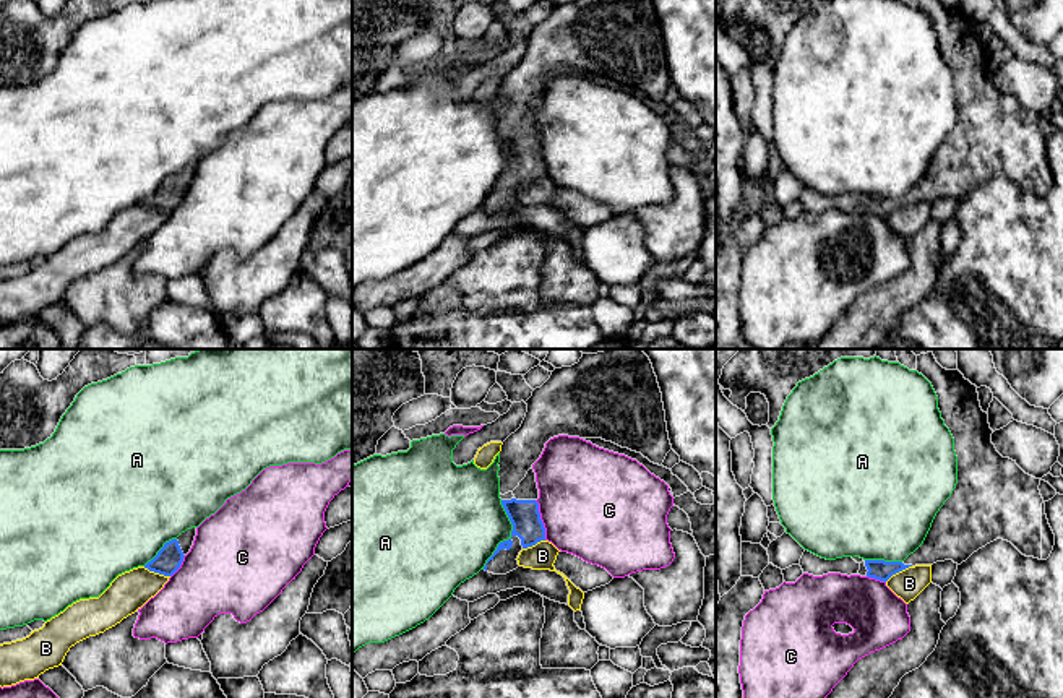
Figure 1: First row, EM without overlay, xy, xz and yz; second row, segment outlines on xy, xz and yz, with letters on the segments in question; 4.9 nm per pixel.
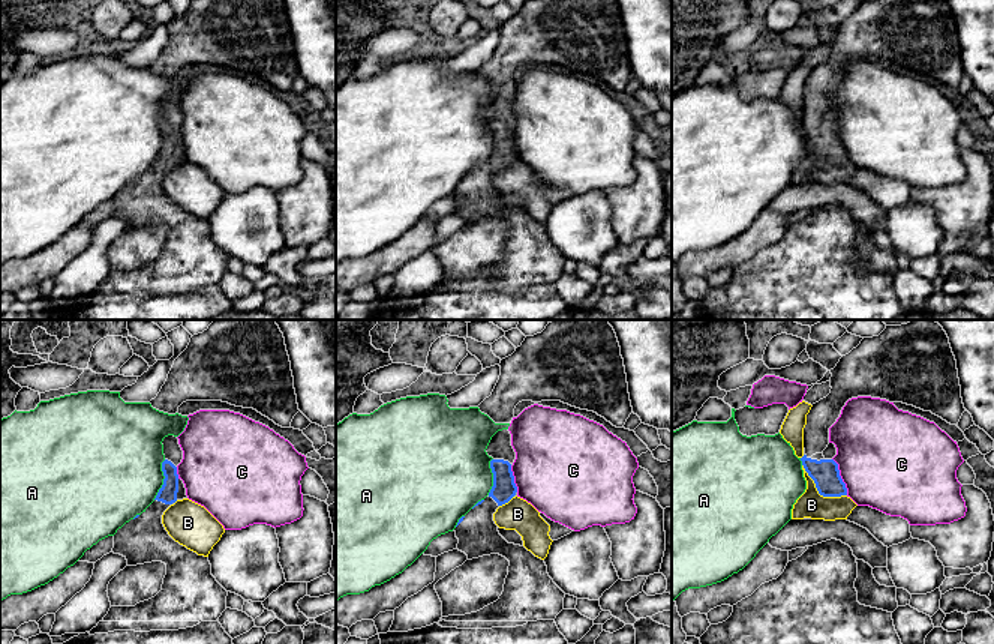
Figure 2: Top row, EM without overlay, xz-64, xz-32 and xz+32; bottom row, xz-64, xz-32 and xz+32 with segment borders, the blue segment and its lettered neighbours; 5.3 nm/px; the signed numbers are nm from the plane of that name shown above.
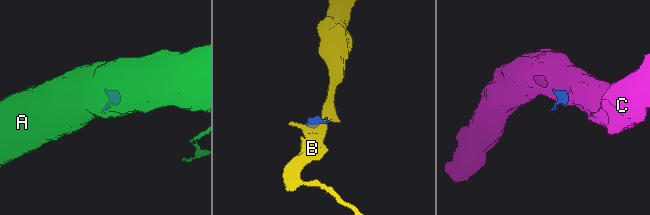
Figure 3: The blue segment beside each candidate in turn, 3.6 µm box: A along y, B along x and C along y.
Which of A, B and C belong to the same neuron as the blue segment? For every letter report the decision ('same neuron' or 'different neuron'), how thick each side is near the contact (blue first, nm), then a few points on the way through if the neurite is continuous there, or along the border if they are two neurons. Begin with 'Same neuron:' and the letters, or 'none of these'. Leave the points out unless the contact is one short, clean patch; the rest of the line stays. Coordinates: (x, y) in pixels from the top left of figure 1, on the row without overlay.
Same neuron: none of these
A: different neuron; 150 nm thick on the blue side, 400 nm on the other; border along xz (502, 137), (512, 161), (512, 171), (499, 180), (482, 205)
B: different neuron; 130 nm thick on the blue side, 190 nm on the other; border along xy (143, 203), (169, 213)
C: different neuron; 150 nm thick on the blue side, 500 nm on the other; border along xz (534, 137), (546, 176)

